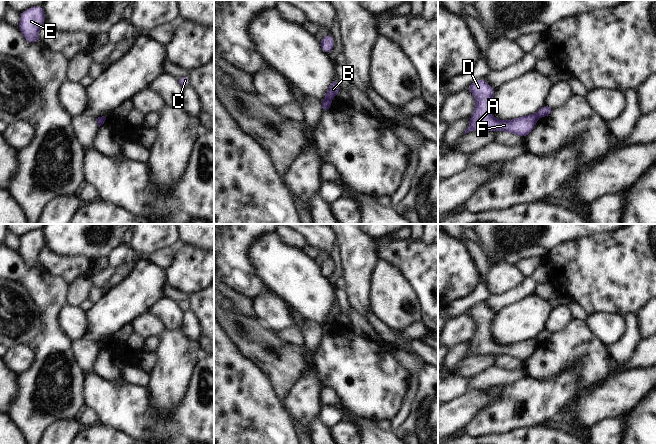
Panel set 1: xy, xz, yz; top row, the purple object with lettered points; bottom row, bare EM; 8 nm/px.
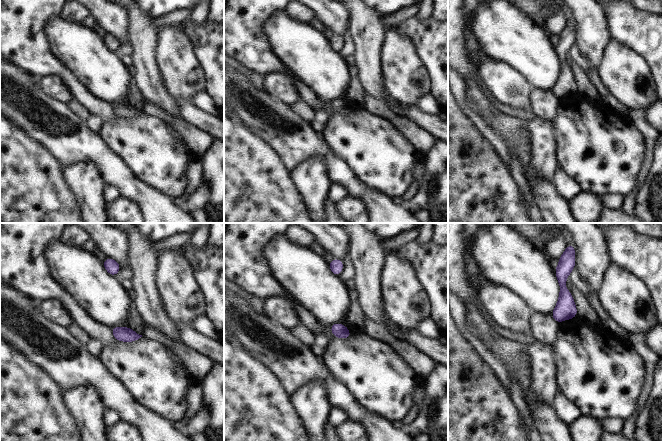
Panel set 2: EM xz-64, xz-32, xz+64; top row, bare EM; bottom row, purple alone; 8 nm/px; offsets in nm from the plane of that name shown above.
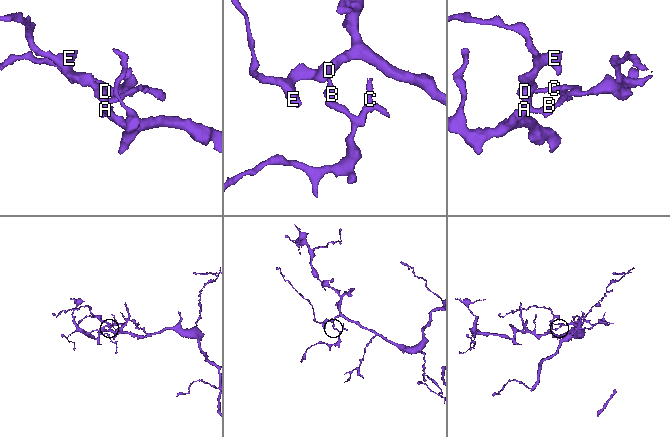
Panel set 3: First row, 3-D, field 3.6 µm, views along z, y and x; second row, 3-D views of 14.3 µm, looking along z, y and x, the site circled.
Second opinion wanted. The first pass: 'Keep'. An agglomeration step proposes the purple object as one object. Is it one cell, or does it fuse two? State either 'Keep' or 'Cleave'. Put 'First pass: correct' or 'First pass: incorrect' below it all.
Cleave
First pass: incorrect

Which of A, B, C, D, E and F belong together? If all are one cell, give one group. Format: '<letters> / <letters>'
A B D E F / C

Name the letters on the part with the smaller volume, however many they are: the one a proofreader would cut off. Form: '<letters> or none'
C

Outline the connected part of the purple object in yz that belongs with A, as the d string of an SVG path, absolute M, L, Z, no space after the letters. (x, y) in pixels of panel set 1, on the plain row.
M483 302L473 306L467 312L476 324L473 339L469 342L469 351L464 358L469 355L486 356L488 354L507 355L525 361L532 356L537 345L536 338L529 338L510 345L495 343L492 336L492 323L494 314Z

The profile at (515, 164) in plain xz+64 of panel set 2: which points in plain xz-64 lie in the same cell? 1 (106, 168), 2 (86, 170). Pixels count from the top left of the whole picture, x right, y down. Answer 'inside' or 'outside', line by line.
1: inside
2: outside

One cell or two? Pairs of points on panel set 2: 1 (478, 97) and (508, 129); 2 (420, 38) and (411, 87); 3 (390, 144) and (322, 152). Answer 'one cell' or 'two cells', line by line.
1: one cell
2: two cells
3: two cells

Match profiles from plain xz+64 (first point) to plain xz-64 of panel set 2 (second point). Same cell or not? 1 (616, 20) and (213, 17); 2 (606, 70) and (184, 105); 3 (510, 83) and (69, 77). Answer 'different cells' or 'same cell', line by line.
1: different cells
2: different cells
3: different cells

